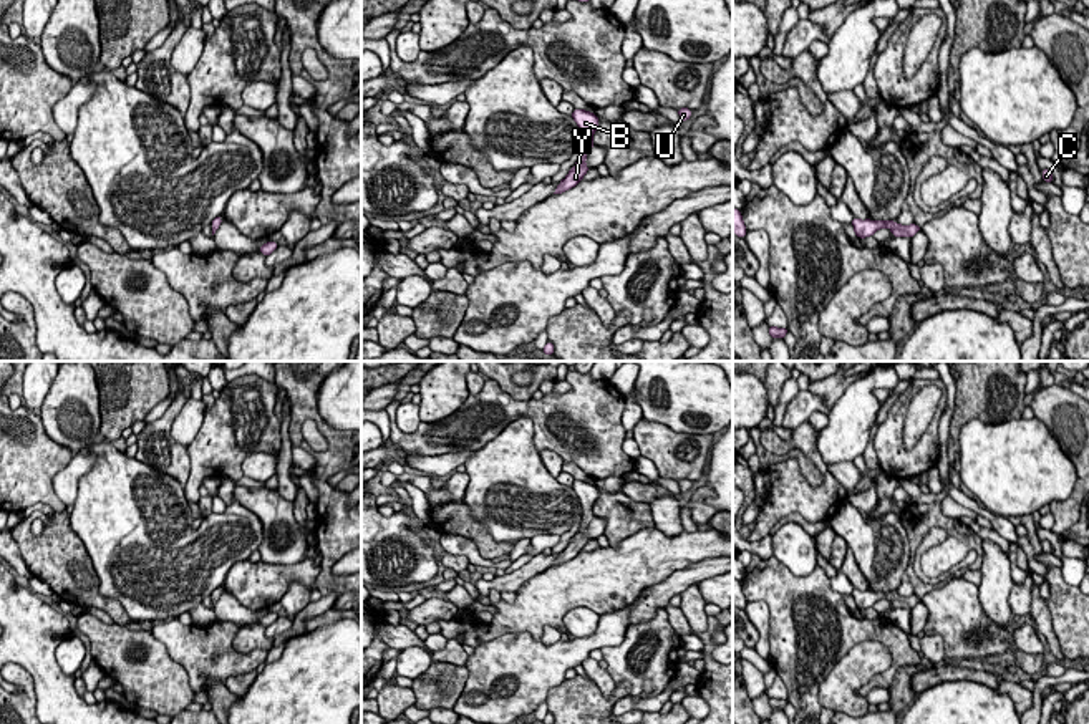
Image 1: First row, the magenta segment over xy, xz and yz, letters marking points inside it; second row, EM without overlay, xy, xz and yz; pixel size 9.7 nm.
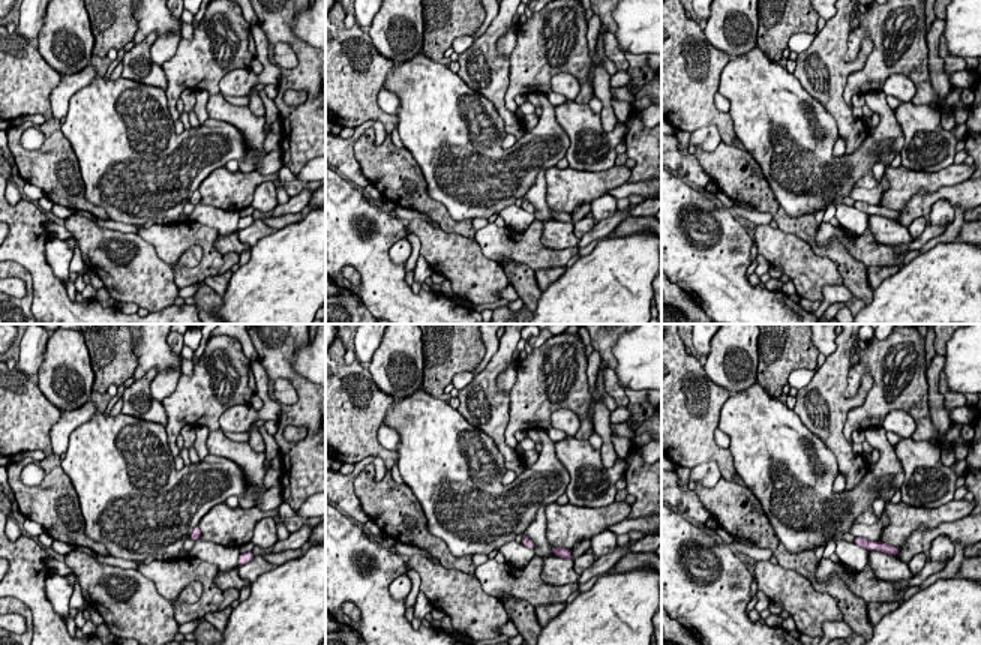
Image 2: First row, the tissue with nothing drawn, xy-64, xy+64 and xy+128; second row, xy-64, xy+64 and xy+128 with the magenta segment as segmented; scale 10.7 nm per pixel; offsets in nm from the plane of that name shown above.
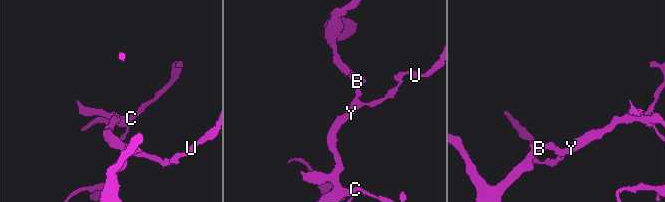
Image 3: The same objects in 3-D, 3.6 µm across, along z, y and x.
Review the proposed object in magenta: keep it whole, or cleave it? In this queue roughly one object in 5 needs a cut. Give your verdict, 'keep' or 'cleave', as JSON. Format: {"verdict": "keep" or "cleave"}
{"verdict": "keep"}

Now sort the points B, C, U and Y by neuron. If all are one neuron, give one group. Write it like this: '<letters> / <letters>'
B C U Y

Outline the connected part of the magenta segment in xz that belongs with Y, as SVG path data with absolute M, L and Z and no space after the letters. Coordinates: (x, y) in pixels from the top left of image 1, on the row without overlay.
M574 480L572 489L575 490L580 504L582 504L582 517L578 532L575 537L569 542L567 548L560 552L559 558L552 563L552 567L557 567L560 563L565 563L572 558L575 558L585 543L590 540L585 537L587 524L595 517L593 515L593 504L598 499L600 492L593 484L583 482L583 480Z

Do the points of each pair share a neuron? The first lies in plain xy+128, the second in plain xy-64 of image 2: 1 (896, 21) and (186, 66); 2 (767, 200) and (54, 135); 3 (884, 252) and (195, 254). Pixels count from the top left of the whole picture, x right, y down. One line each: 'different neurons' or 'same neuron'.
1: same neuron
2: same neuron
3: different neurons

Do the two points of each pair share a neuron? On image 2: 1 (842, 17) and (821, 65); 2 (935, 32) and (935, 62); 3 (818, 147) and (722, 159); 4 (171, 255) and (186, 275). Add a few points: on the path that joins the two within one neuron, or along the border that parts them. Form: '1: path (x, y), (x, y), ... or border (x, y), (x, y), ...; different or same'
1: path (837, 29), (827, 53); same
2: path (933, 39), (933, 54); same
3: border (744, 147), (758, 164), (768, 186); different
4: path (188, 242), (200, 242), (206, 248), (203, 266); same

